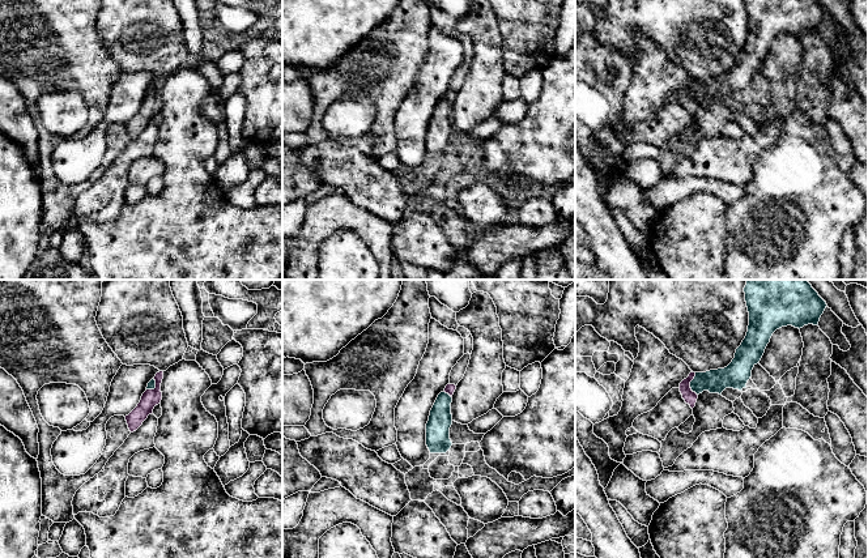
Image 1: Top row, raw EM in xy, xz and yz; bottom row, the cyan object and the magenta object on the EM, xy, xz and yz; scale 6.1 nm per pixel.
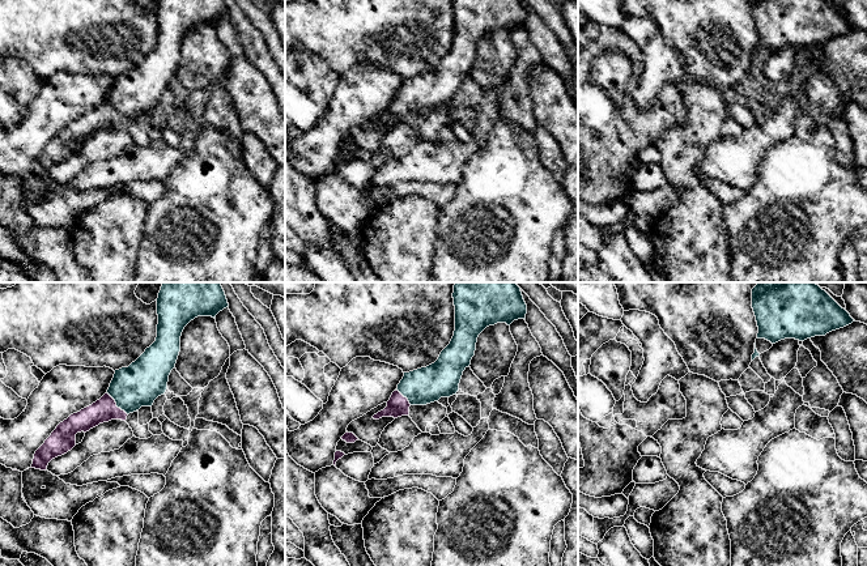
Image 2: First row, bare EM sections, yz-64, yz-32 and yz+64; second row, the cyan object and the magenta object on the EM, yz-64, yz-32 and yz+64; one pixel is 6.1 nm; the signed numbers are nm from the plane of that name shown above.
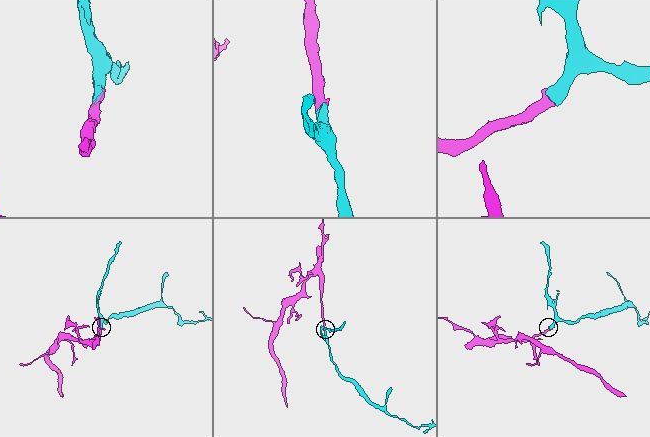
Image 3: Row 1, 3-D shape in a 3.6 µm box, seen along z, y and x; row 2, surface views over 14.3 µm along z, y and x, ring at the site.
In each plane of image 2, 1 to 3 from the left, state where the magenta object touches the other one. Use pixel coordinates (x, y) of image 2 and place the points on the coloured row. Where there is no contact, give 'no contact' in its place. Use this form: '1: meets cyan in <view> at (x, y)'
1: meets cyan in yz-64 at (117, 404)
2: meets cyan in yz-32 at (404, 396)
3: no contact

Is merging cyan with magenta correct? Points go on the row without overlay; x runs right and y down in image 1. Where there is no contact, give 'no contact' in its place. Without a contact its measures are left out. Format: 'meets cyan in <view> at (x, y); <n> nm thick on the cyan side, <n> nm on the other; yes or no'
meets cyan in yz at (690, 92); 140 nm thick on the cyan side, 80 nm on the other; yes

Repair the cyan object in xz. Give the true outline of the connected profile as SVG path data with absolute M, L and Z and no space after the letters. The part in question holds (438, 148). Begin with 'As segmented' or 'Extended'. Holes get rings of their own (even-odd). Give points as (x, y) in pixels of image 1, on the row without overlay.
Extended. M448 90L430 118L426 131L426 153L430 161L446 161L452 153L450 135L452 132L451 110L455 97L456 93Z

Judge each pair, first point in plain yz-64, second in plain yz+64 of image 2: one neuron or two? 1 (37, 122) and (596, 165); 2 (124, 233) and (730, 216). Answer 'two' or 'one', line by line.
1: two
2: two

